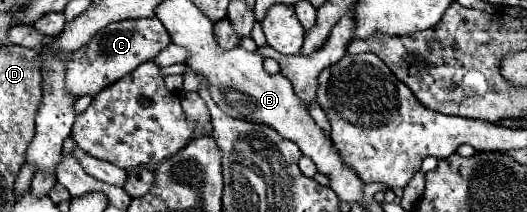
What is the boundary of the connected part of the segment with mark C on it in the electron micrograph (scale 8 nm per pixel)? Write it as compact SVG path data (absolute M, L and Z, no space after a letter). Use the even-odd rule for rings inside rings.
M156 16L108 24L104 30L96 34L94 40L90 40L90 44L74 52L72 58L68 60L66 88L74 98L84 94L96 96L102 88L110 86L110 82L120 80L124 74L130 74L134 68L138 68L142 62L152 60L168 44L170 44L170 34Z

